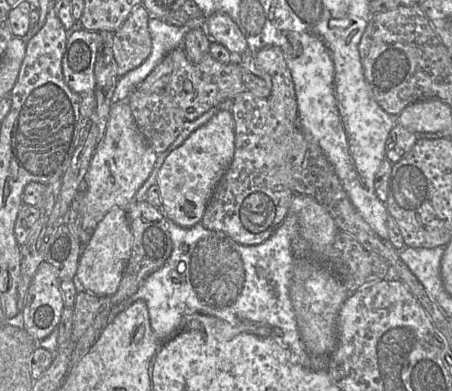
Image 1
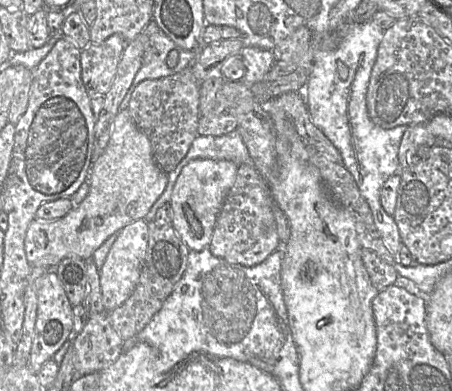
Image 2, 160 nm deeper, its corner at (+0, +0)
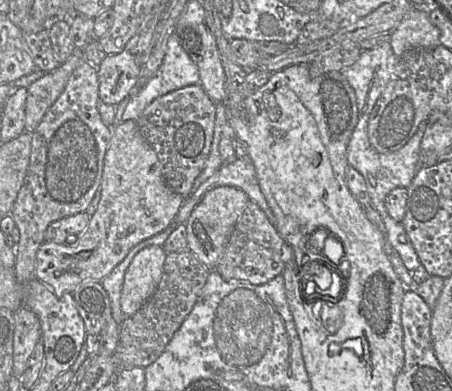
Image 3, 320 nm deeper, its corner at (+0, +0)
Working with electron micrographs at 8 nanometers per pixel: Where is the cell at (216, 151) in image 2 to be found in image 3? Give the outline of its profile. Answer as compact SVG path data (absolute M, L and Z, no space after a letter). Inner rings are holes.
M249 156L237 158L234 162L222 165L221 168L193 192L193 198L201 200L204 193L218 186L238 188L257 204L275 226L275 217L269 207L258 183L255 167Z

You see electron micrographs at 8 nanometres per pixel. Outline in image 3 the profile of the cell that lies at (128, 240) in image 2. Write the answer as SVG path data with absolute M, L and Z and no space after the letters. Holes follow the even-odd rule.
M158 245L147 246L133 257L124 275L120 298L122 312L127 317L134 315L157 289L162 277L165 258L163 246Z

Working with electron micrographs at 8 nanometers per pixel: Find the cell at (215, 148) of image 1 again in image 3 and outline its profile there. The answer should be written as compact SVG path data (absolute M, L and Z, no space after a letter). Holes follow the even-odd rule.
M218 186L207 190L189 215L185 222L188 249L208 270L216 268L248 202L244 191L231 186Z

